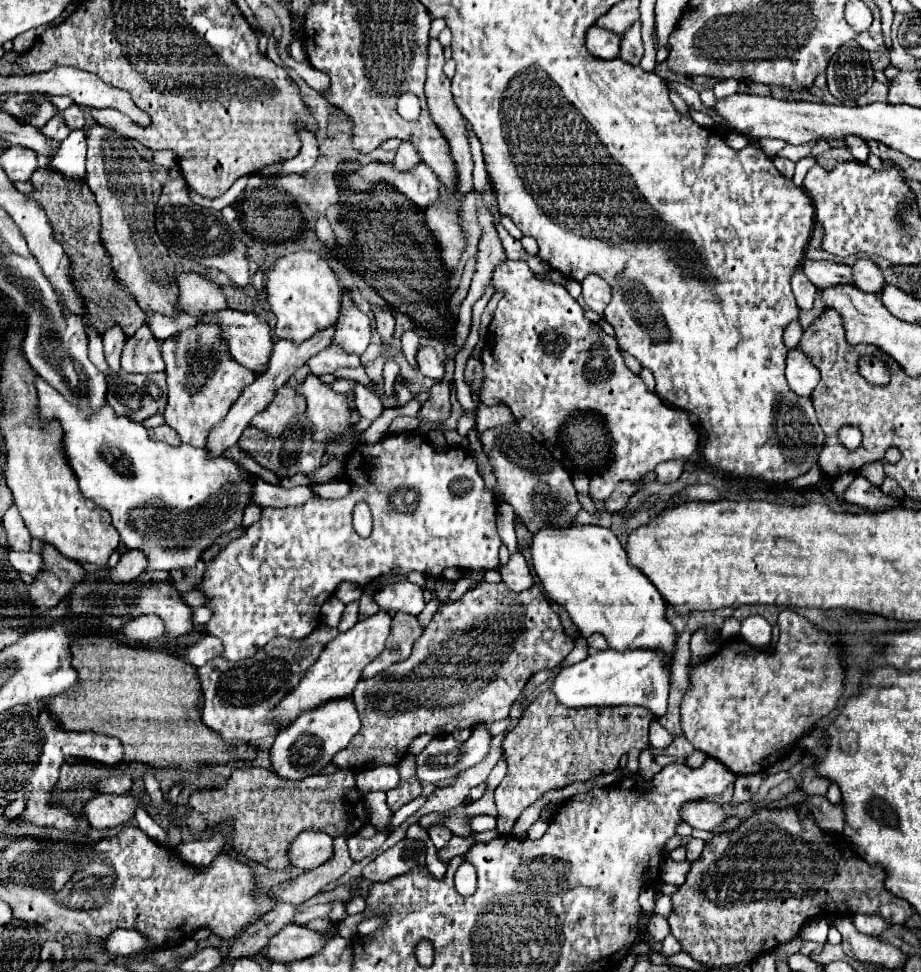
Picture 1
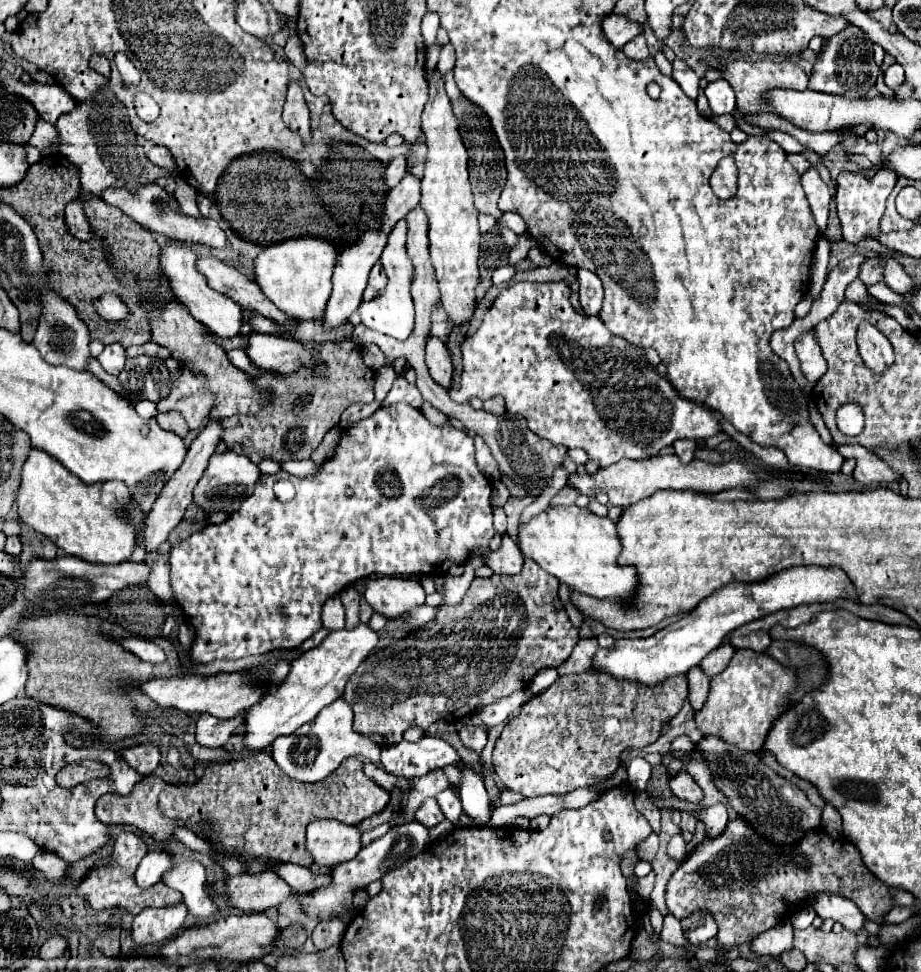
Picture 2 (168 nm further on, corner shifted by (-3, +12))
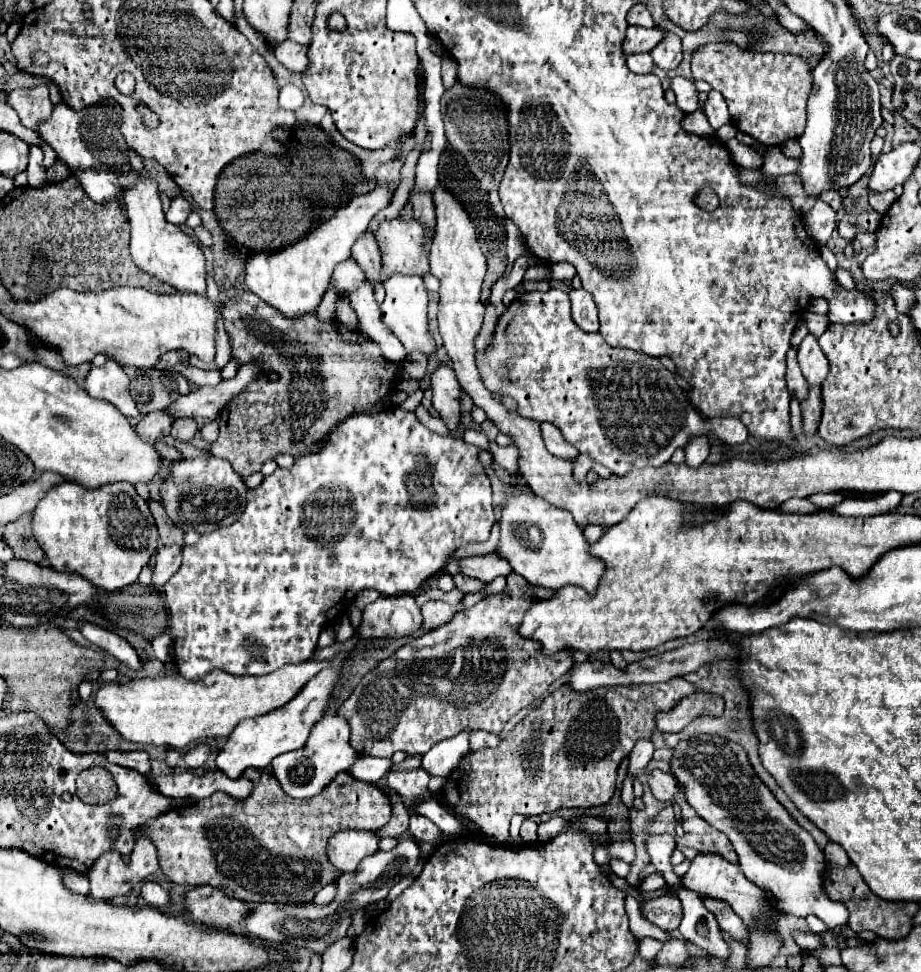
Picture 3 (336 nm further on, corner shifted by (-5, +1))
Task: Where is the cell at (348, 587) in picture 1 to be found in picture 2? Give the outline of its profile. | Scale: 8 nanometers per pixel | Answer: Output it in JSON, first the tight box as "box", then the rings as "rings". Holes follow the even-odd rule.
{"box":[365,577,425,621],"rings":[[[403,577],[365,579],[365,601],[387,621],[403,619],[413,607],[425,603],[425,591],[419,581]]]}

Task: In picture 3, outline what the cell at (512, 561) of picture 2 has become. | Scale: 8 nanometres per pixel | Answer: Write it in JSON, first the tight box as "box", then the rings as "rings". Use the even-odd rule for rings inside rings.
{"box":[461,554,513,582],"rings":[[[485,554],[485,556],[471,556],[461,560],[461,572],[473,578],[479,578],[481,582],[489,582],[497,576],[509,576],[513,568],[501,560],[497,554]]]}

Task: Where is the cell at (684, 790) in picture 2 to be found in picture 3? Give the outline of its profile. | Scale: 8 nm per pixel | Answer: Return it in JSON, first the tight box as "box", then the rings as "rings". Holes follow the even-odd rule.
{"box":[647,770,679,802],"rings":[[[653,770],[647,776],[647,782],[649,782],[649,788],[651,788],[653,796],[661,802],[673,802],[677,792],[679,792],[677,778],[673,774],[665,774],[661,770]]]}

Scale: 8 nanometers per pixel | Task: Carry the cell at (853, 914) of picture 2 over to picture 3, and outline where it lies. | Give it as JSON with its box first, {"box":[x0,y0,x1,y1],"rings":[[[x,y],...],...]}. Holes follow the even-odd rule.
{"box":[671,734,849,930],"rings":[[[701,734],[673,748],[671,770],[679,784],[685,786],[685,796],[697,814],[733,842],[741,872],[765,890],[779,910],[799,918],[815,914],[829,930],[849,922],[845,904],[829,900],[821,892],[821,876],[825,870],[823,850],[755,774],[743,746],[723,736]]]}

